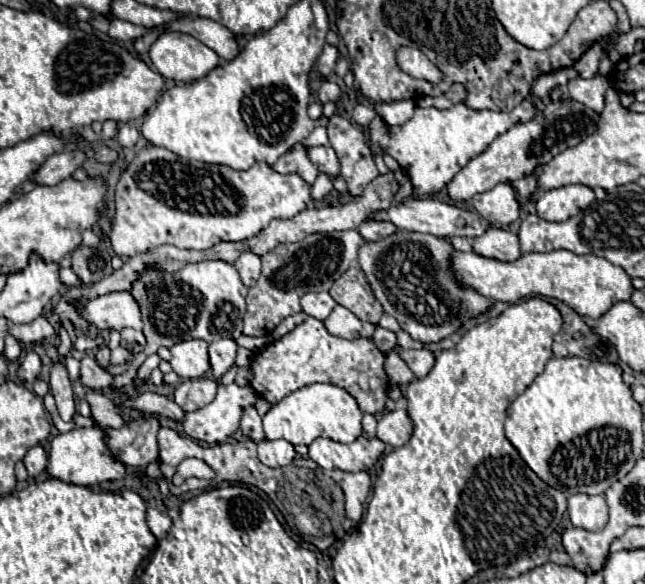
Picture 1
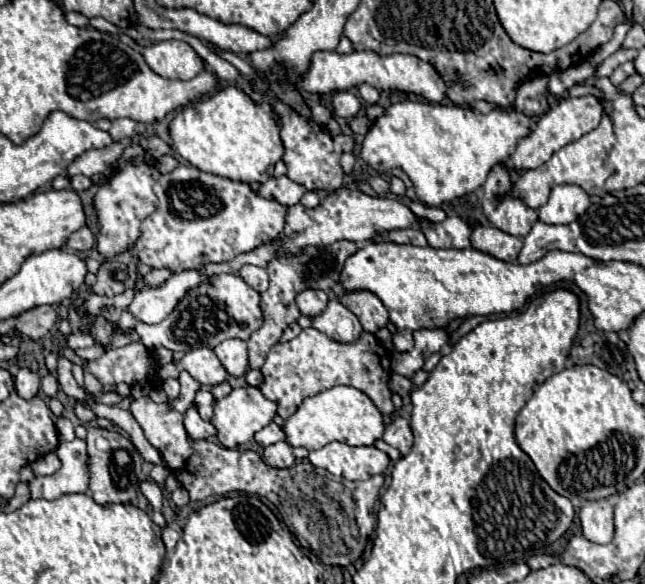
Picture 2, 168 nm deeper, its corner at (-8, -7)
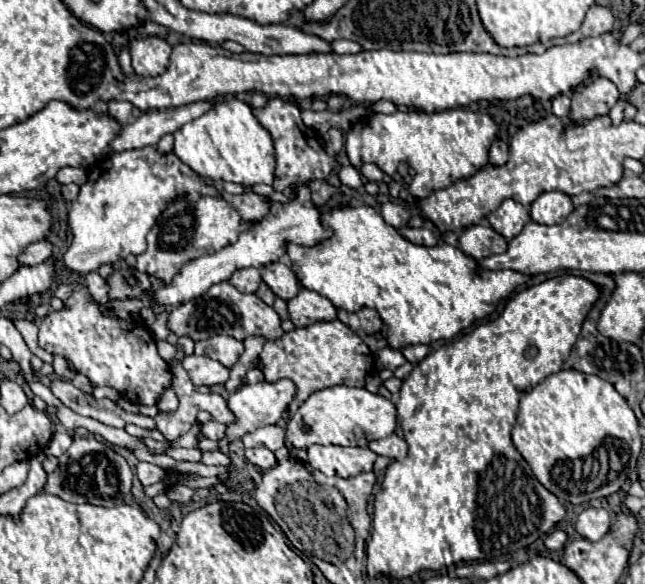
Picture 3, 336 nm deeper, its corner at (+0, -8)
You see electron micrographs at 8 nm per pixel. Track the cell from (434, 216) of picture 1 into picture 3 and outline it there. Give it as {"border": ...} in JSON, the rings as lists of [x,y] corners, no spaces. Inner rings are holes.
{"border":[[[302,201],[274,203],[270,207],[270,213],[258,225],[254,225],[254,229],[246,229],[246,233],[242,233],[240,239],[234,245],[224,247],[218,253],[204,255],[204,257],[198,257],[194,261],[188,261],[182,267],[182,271],[174,277],[174,283],[170,287],[162,285],[154,293],[154,297],[156,297],[156,301],[160,301],[168,307],[176,305],[176,303],[182,303],[182,301],[190,301],[190,299],[200,297],[202,293],[206,293],[212,285],[226,281],[236,269],[262,267],[262,265],[278,261],[286,253],[286,243],[312,247],[312,245],[324,241],[330,235],[332,235],[332,231],[322,221],[322,209],[316,207],[314,203],[310,203],[310,205],[306,205],[306,201],[304,203]]]}

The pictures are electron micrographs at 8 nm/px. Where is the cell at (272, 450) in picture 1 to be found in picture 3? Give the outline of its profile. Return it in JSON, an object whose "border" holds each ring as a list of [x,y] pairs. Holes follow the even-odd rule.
{"border":[[[266,447],[246,449],[246,459],[248,459],[250,463],[254,463],[256,467],[260,467],[262,471],[266,471],[266,469],[270,469],[270,467],[276,465],[276,457],[274,457],[274,453],[272,453],[270,449],[266,449]]]}

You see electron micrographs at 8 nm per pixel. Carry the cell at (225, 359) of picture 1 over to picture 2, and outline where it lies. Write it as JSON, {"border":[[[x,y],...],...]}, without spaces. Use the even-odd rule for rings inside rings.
{"border":[[[224,340],[214,348],[218,360],[230,376],[244,376],[248,370],[248,346],[242,340]]]}

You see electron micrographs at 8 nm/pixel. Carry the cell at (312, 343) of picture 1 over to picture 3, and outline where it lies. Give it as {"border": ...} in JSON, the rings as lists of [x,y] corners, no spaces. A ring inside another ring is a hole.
{"border":[[[340,319],[334,321],[318,321],[308,327],[294,329],[284,333],[282,339],[266,341],[260,353],[260,371],[264,373],[266,381],[278,379],[292,379],[298,387],[298,395],[290,405],[290,415],[314,393],[334,385],[348,385],[348,387],[364,387],[366,375],[374,369],[374,353],[368,345]]]}

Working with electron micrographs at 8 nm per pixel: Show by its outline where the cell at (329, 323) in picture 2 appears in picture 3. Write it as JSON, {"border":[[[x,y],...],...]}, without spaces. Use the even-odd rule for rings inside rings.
{"border":[[[302,287],[298,295],[288,301],[288,315],[296,327],[306,327],[316,321],[336,319],[336,307],[320,293]]]}

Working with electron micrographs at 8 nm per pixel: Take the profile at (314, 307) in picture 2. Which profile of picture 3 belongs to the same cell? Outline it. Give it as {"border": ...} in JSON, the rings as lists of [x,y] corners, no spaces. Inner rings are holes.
{"border":[[[274,261],[270,265],[264,265],[260,269],[262,273],[262,281],[278,295],[282,297],[284,301],[292,299],[298,289],[300,289],[300,283],[298,283],[298,277],[294,275],[294,271],[286,265],[286,263],[280,263],[280,261]]]}

